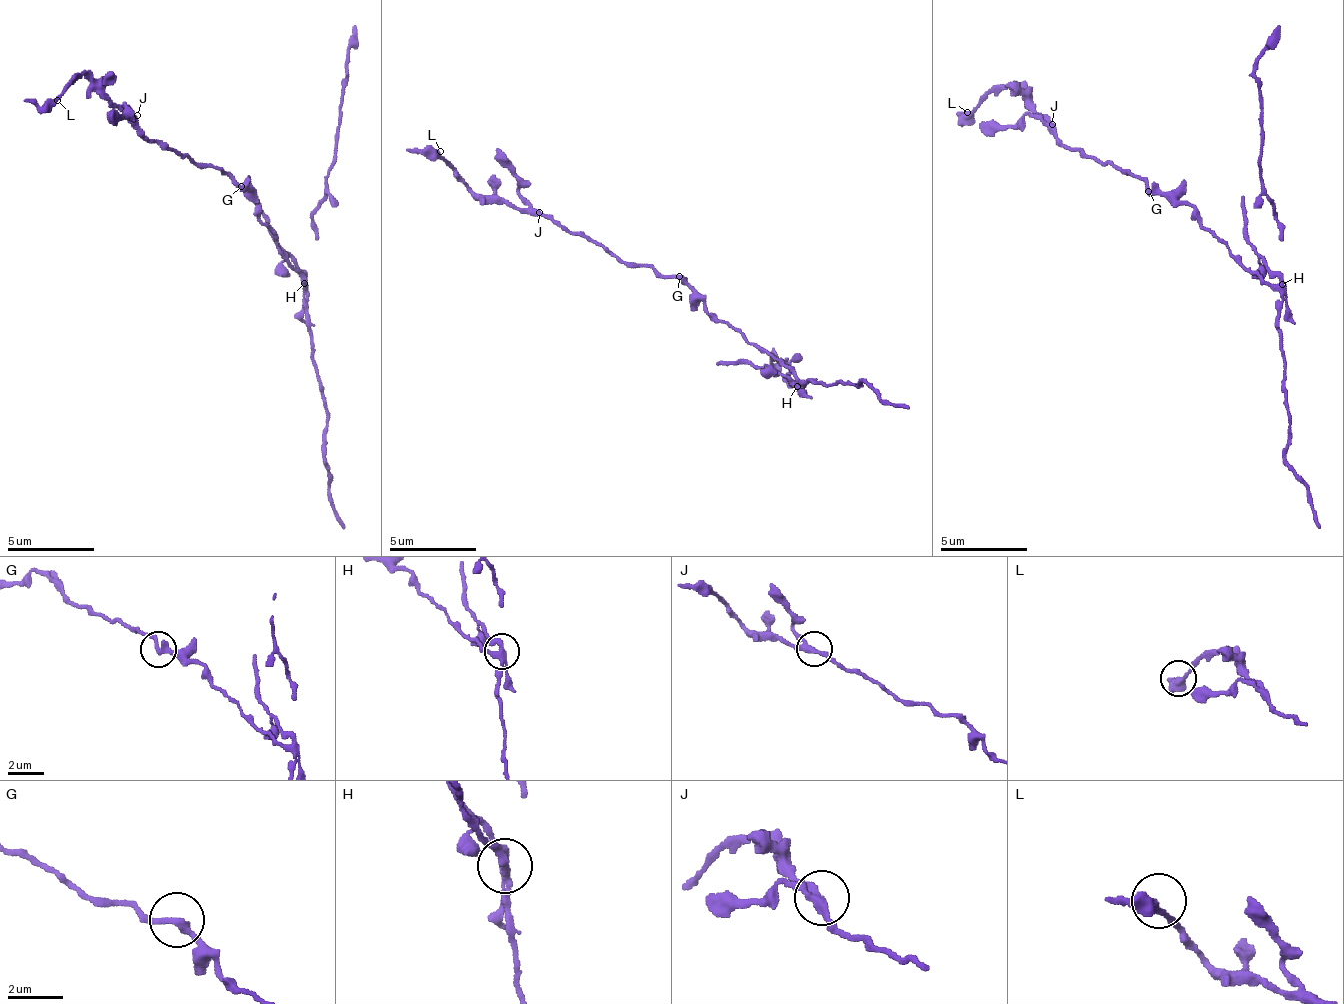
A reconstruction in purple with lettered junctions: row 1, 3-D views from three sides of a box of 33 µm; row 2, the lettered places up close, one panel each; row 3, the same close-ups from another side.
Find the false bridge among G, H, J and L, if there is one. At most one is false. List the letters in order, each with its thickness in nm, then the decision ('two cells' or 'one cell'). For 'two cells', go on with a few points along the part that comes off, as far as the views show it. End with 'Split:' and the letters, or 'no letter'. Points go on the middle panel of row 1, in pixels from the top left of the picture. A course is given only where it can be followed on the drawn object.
G: calibre 280 nm; one cell
H: calibre 260 nm; two cells; course (796, 387), (746, 362), (718, 363)
J: calibre 280 nm; one cell
L: calibre 320 nm; one cell
Split: H

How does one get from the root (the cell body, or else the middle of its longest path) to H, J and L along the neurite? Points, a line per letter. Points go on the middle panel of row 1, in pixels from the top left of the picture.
H: (710, 315), (722, 319), (787, 370), (796, 379), (796, 387)
J: (710, 315), (703, 311), (703, 302), (674, 276), (649, 268), (628, 267), (609, 250), (567, 233), (539, 212)
L: (710, 315), (674, 276), (628, 267), (609, 250), (523, 207), (486, 203), (440, 151)

